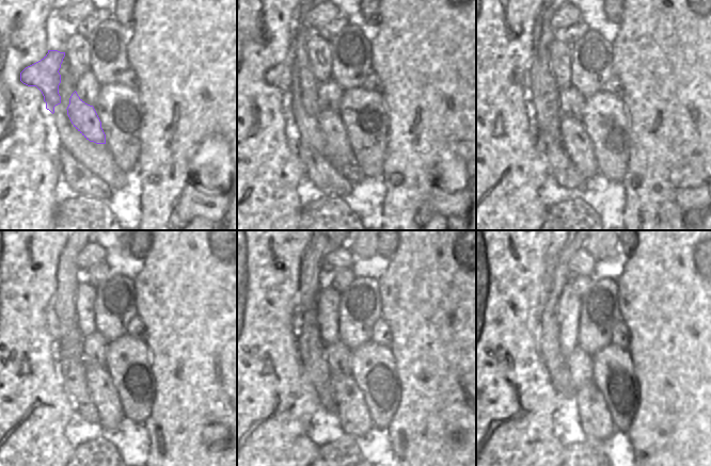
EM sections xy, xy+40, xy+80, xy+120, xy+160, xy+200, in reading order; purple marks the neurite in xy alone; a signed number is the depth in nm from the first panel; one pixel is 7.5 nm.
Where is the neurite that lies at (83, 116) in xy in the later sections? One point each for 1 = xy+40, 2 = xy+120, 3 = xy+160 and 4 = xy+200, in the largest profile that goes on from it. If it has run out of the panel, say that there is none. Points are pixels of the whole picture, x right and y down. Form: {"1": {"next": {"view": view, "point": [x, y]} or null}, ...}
{"1": {"next": {"view": "xy+40", "point": [340, 151]}}, "2": {"next": {"view": "xy+120", "point": [101, 389]}}, "3": {"next": {"view": "xy+160", "point": [354, 419]}}, "4": {"next": {"view": "xy+200", "point": [596, 421]}}}

